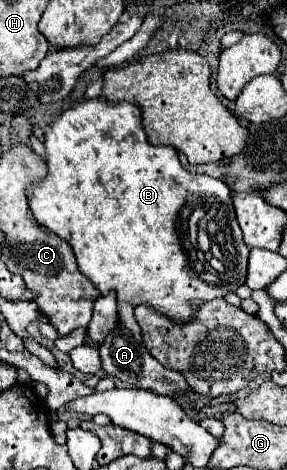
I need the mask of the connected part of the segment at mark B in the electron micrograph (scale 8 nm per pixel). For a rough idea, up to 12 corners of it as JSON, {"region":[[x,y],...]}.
{"region":[[80,99],[26,189],[102,295],[190,321],[244,285],[230,189]]}

